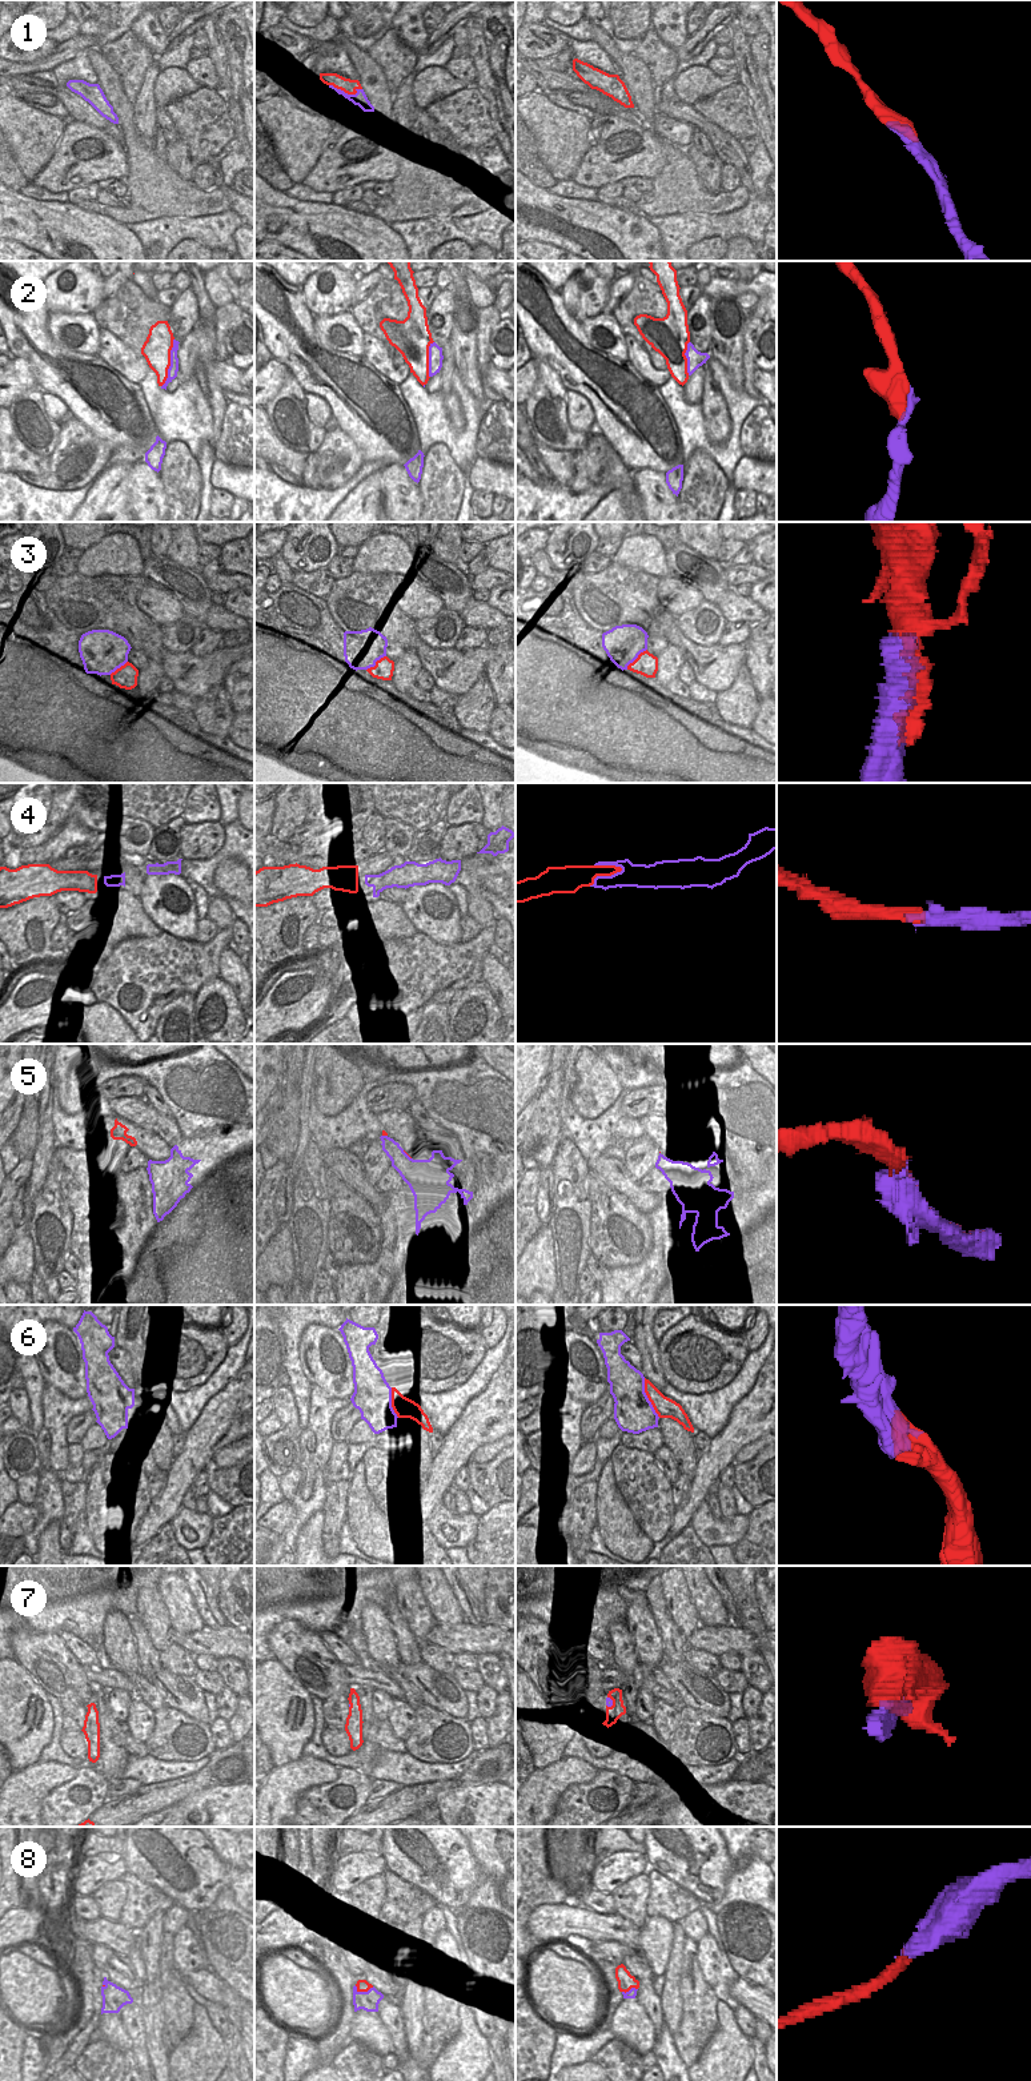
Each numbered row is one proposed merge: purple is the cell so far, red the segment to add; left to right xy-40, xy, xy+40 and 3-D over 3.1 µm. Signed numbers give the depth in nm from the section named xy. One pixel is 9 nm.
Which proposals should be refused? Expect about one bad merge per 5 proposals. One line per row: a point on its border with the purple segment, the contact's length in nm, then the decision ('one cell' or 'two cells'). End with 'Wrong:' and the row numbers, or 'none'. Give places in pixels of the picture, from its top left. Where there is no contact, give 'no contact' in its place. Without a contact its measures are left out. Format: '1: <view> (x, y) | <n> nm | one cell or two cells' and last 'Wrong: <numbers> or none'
1: xy (344, 92) | 300 nm | one cell
2: xy-40 (171, 362) | 460 nm | one cell
3: xy+40 (636, 658) | 260 nm | one cell
4: xy+40 (604, 876) | 360 nm | one cell
5: xy (406, 1155) | 110 nm | one cell
6: xy+40 (648, 1398) | 380 nm | one cell
7: xy+40 (612, 1702) | 110 nm | one cell
8: xy (364, 1992) | 180 nm | one cell
Wrong: none

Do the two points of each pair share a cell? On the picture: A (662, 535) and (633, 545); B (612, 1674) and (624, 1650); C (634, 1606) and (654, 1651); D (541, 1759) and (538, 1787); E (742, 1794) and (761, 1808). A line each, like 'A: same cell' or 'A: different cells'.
A: different cells
B: different cells
C: same cell
D: different cells
E: same cell

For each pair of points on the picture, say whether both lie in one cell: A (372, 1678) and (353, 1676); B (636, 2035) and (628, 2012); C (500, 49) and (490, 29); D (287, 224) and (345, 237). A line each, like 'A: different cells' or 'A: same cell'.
A: same cell
B: same cell
C: different cells
D: same cell

